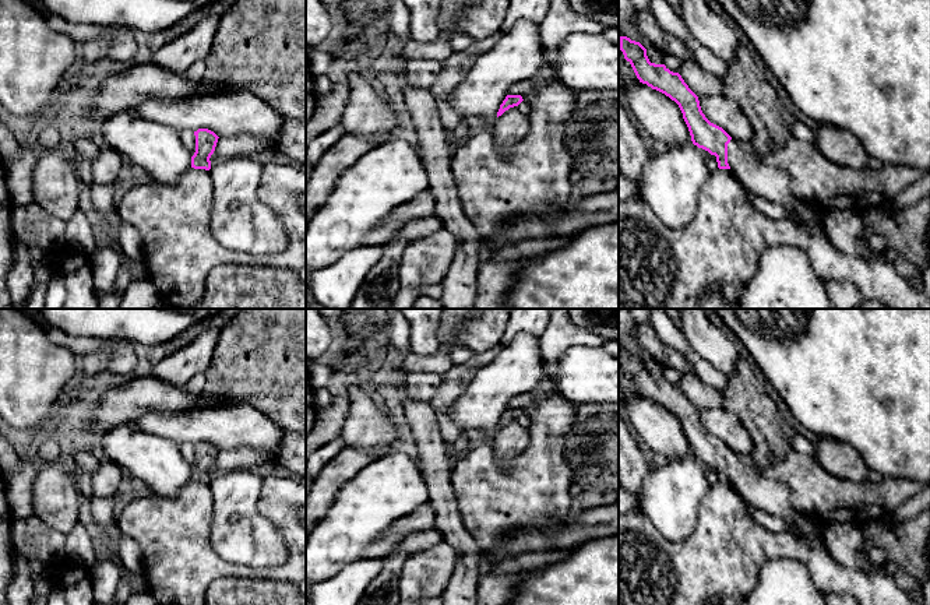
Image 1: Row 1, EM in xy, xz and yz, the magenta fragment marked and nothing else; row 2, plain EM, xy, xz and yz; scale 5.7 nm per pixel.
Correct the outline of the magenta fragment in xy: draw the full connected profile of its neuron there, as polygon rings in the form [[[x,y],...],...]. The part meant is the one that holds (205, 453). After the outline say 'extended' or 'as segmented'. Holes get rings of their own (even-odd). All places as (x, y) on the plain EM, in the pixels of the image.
[[[198,442],[195,449],[195,465],[191,469],[191,481],[194,482],[211,482],[211,468],[215,464],[218,449],[208,442]]]; as segmented

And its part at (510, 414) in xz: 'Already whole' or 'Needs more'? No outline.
Needs more

